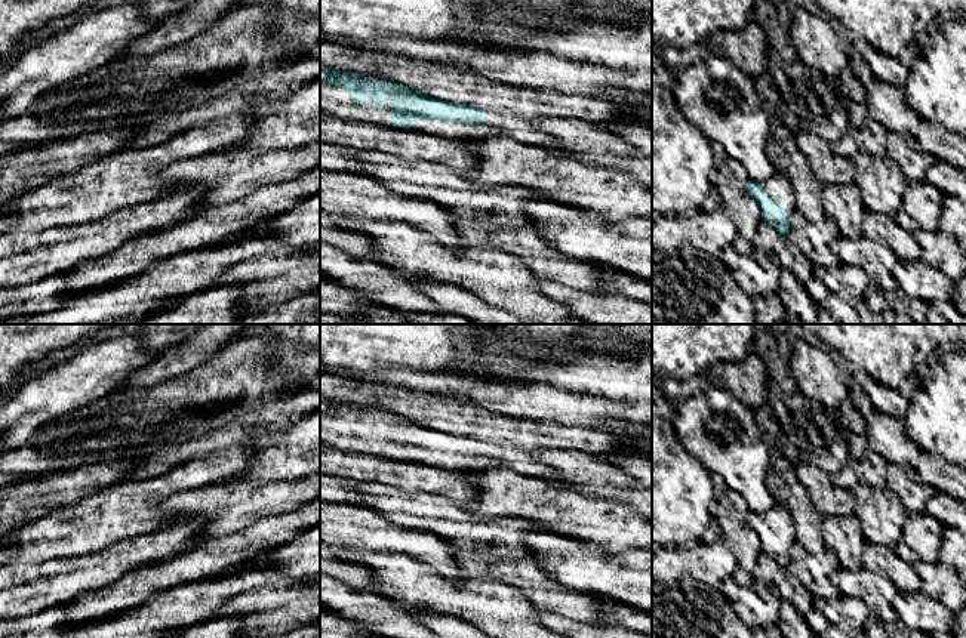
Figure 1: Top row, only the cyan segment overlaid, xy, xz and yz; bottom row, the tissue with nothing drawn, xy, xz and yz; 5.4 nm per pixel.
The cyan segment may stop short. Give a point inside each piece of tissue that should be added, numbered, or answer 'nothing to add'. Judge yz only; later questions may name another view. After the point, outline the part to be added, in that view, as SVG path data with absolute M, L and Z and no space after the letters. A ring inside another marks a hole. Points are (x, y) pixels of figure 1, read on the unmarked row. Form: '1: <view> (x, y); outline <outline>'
1: yz (778, 517); outline M775 503L766 514L762 515L770 528L784 540L788 543L796 542L796 527L794 527L794 520L790 511L779 505Z

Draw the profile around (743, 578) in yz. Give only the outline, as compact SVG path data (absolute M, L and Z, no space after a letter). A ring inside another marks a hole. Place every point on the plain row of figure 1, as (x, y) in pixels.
M736 567L732 573L732 577L741 588L747 588L756 583L756 574L748 573L742 567Z

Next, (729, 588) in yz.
M730 576L723 582L722 592L750 628L778 625L776 595L769 585L756 580L754 585L741 588Z

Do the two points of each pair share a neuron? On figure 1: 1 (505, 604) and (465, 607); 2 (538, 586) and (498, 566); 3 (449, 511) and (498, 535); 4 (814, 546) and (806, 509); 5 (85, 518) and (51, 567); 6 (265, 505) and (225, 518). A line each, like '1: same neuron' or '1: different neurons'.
1: same neuron
2: same neuron
3: same neuron
4: same neuron
5: different neurons
6: same neuron

